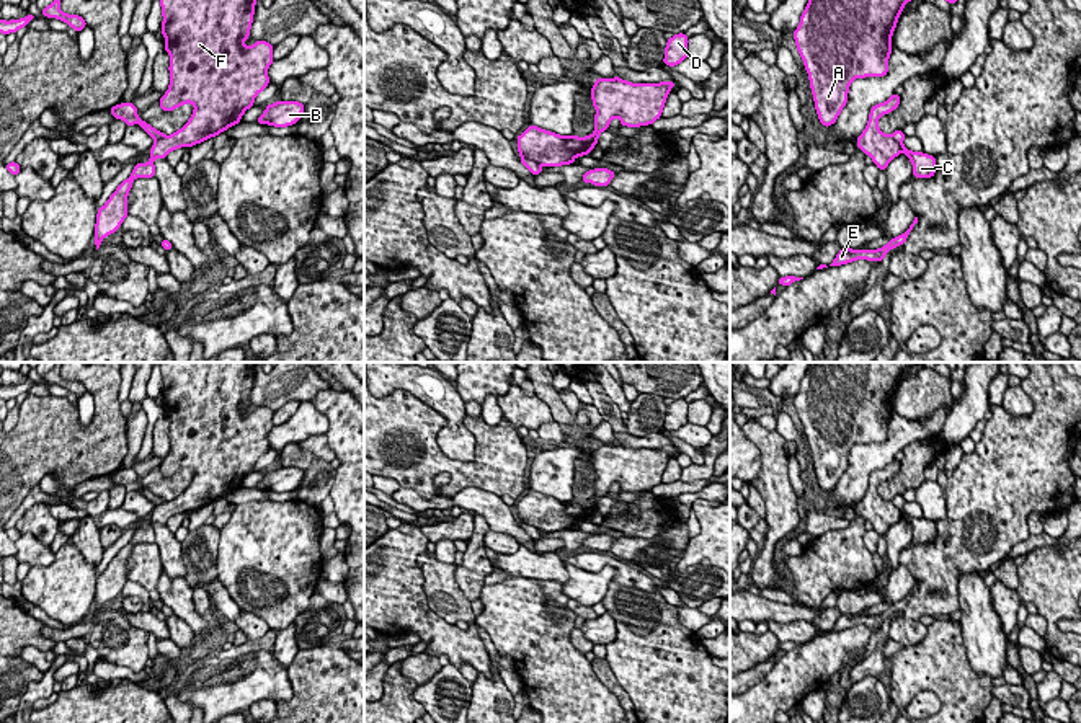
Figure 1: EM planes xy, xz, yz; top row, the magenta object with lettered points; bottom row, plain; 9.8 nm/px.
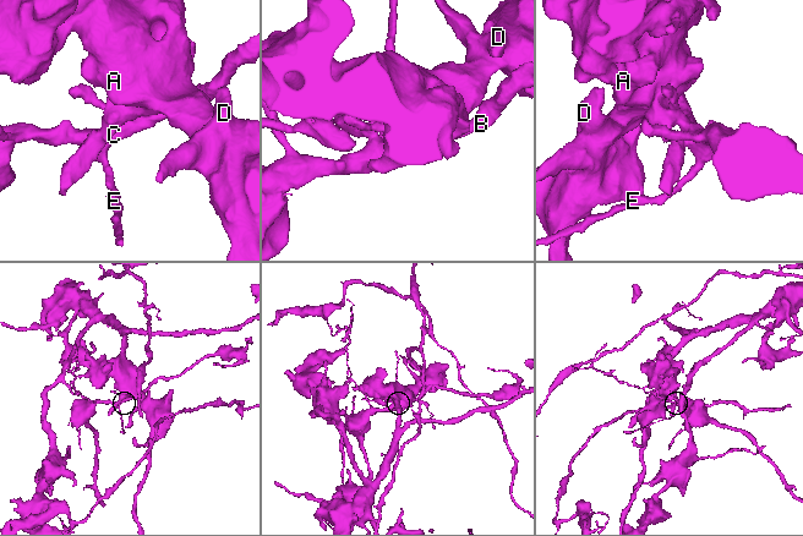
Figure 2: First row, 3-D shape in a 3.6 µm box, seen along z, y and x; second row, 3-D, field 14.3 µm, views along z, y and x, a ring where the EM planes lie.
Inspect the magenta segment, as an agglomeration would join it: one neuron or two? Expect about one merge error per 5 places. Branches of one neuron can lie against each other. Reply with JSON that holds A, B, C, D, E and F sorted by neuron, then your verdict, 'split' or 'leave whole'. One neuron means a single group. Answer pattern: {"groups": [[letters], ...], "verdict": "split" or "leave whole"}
{"groups": [["A", "B", "C", "D", "E", "F"]], "verdict": "leave whole"}

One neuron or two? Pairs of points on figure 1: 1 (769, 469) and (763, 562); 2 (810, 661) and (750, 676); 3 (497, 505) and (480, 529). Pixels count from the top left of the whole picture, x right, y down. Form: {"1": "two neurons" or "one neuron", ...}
{"1": "one neuron", "2": "two neurons", "3": "two neurons"}

